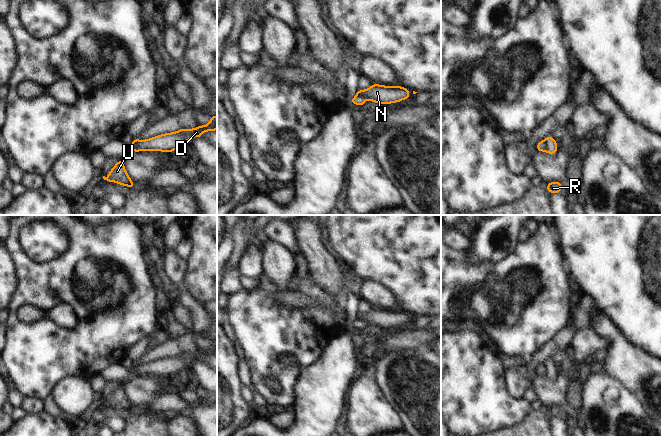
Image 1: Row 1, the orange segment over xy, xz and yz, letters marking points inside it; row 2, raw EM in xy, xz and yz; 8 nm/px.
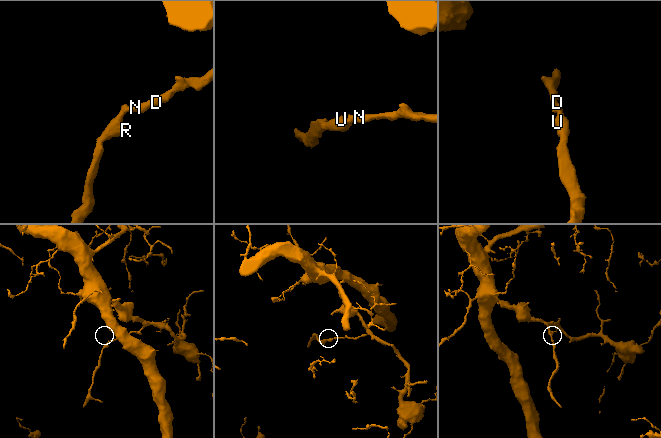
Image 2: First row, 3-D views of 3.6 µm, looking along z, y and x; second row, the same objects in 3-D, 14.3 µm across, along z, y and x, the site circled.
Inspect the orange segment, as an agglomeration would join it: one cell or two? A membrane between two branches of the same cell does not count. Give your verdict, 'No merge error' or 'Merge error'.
Merge error

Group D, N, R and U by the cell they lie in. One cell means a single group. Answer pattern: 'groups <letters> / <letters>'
groups D N / R U

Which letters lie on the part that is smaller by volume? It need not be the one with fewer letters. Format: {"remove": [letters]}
{"remove": ["R", "U"]}

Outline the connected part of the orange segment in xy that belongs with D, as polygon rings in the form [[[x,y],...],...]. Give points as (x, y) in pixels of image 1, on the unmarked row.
[[[217,339],[210,342],[210,346],[205,350],[197,350],[196,353],[180,353],[174,357],[166,357],[147,364],[139,364],[132,369],[133,376],[136,375],[165,375],[170,377],[177,373],[181,368],[191,364],[192,361],[200,361],[205,355],[217,353]]]

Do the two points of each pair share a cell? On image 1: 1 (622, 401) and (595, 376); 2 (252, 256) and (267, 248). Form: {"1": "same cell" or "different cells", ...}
{"1": "same cell", "2": "different cells"}

